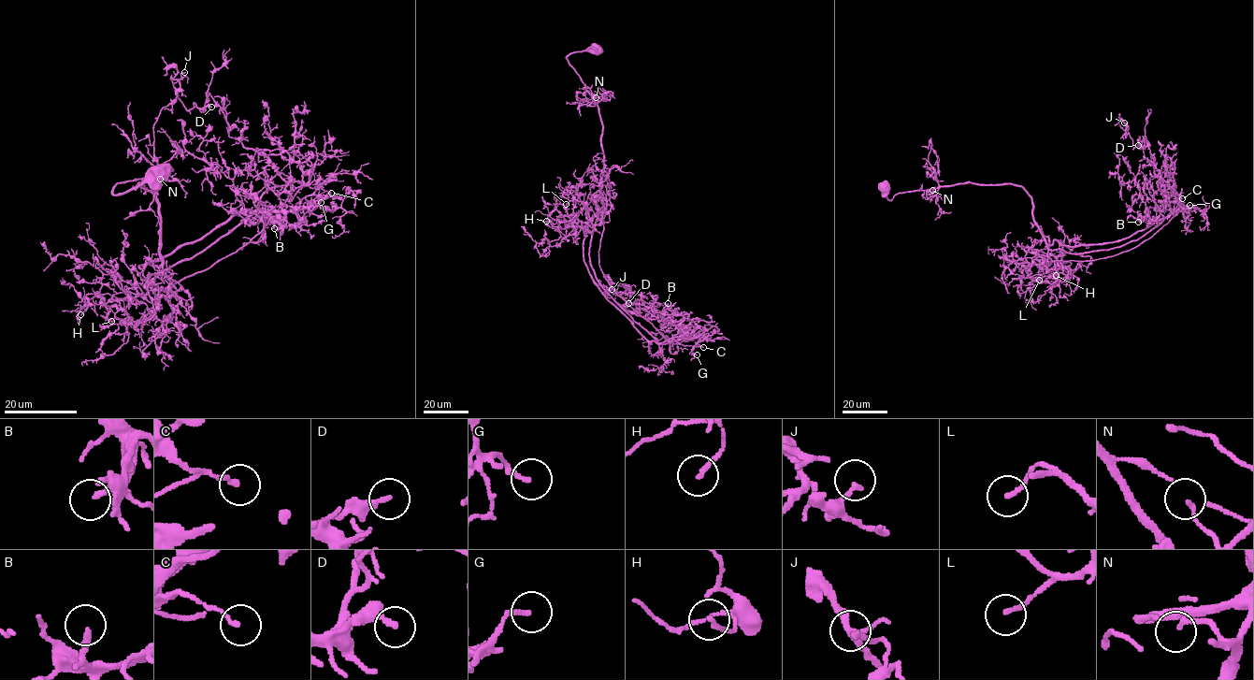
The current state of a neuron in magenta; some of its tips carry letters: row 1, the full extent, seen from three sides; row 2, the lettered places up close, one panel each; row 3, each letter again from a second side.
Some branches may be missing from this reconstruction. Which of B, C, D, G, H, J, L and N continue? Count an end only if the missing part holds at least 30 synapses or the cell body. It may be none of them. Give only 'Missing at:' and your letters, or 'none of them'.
Missing at: B

